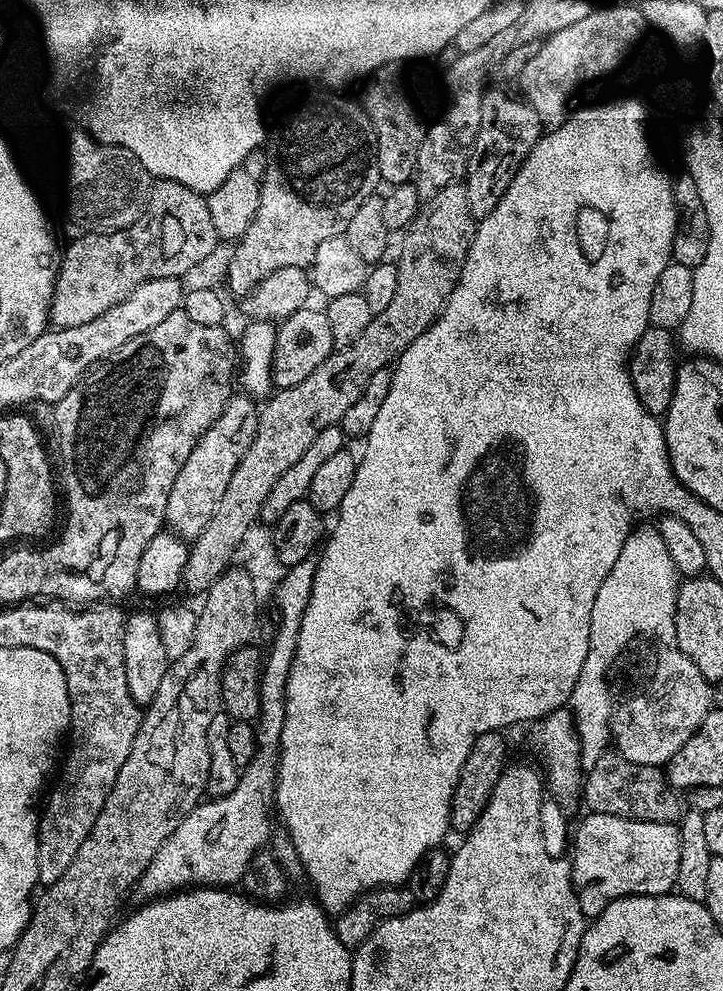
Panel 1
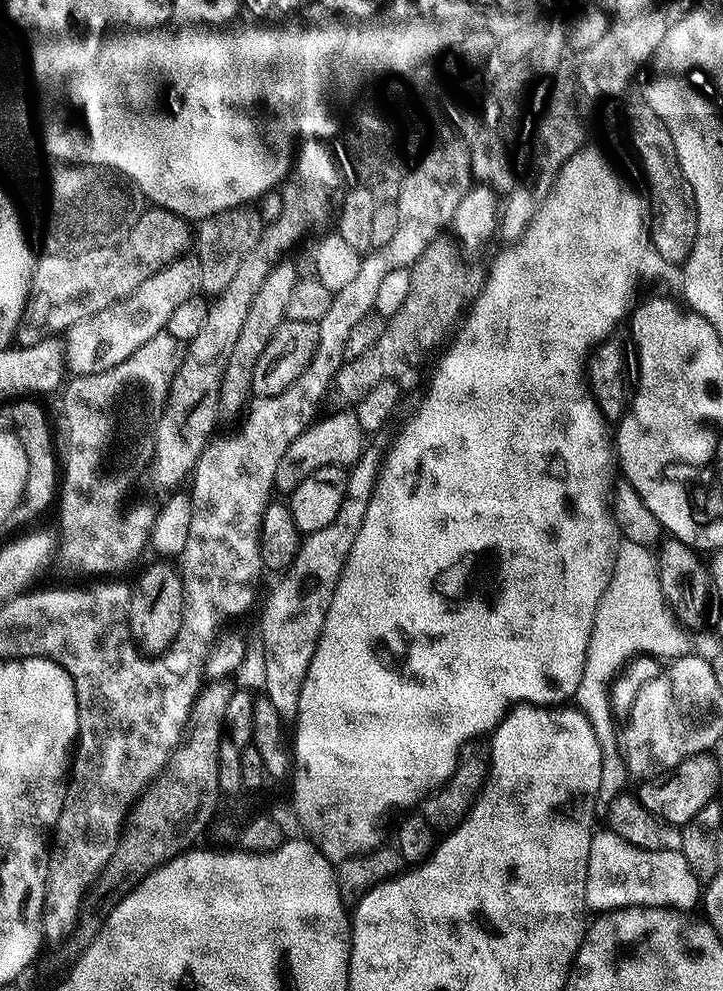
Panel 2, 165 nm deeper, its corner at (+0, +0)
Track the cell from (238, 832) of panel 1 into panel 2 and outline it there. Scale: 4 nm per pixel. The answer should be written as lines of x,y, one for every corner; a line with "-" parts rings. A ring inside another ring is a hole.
366,450
351,465
346,482
346,494
334,522
322,526
322,530
307,533
300,541
300,549
290,566
279,573
280,581
272,588
264,609
260,612
260,640
264,643
263,695
270,698
281,721
295,721
302,686
306,682
306,670
314,658
316,643
326,622
326,610
330,610
330,598
338,586
338,578
346,566
350,546
362,530
362,518
366,518
366,506
370,506
372,492
376,489
376,475
380,472
381,453

